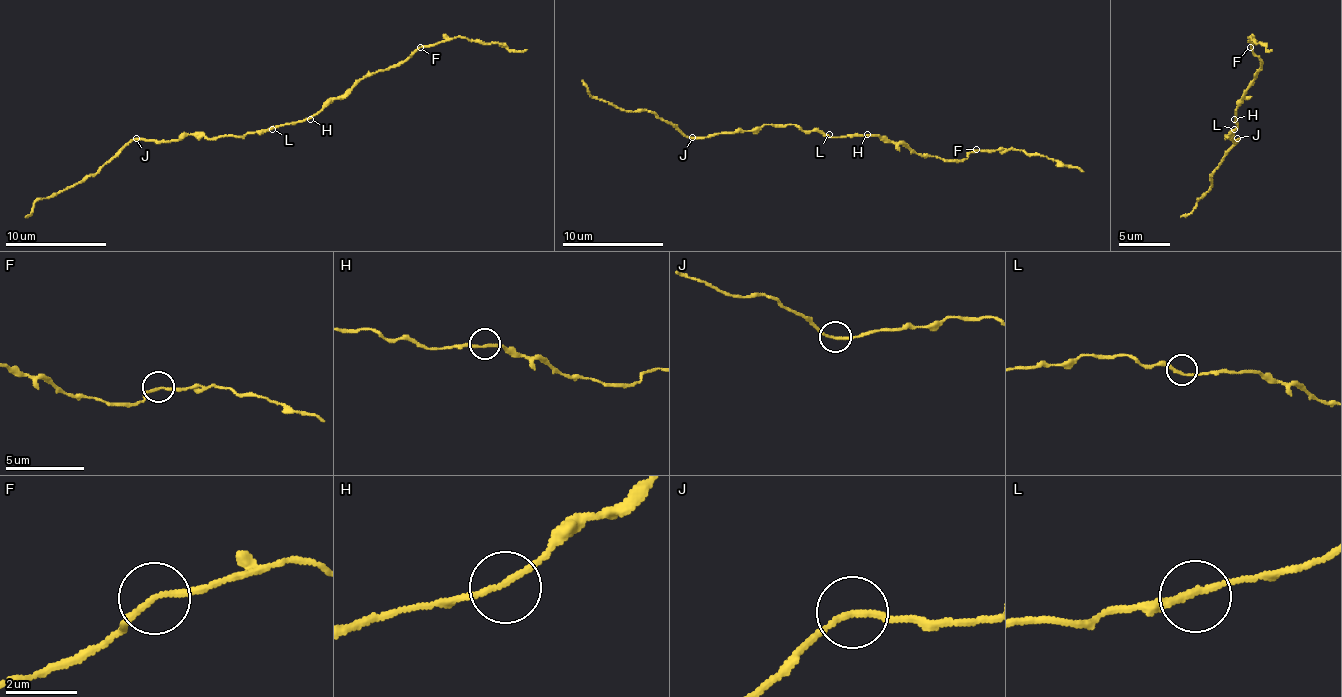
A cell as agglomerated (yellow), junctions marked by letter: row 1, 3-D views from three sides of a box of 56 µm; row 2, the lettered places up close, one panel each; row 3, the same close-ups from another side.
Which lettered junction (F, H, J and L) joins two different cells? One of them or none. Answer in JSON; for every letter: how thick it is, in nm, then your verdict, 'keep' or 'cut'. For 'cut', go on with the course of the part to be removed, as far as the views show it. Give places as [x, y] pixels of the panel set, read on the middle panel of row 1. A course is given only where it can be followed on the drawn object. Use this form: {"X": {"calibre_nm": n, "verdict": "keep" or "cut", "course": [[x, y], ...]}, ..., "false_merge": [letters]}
{"F": {"calibre_nm": 160, "verdict": "keep"}, "H": {"calibre_nm": 170, "verdict": "keep"}, "J": {"calibre_nm": 170, "verdict": "keep"}, "L": {"calibre_nm": 170, "verdict": "keep"}, "false_merge": []}

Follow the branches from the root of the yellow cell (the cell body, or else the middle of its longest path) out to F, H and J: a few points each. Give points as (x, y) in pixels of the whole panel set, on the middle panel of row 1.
F: (826, 136), (885, 136), (907, 144), (918, 154), (943, 159), (963, 159), (976, 149)
H: (826, 136), (867, 134)
J: (826, 136), (819, 131), (803, 131), (793, 124), (763, 124), (750, 131), (691, 136)

